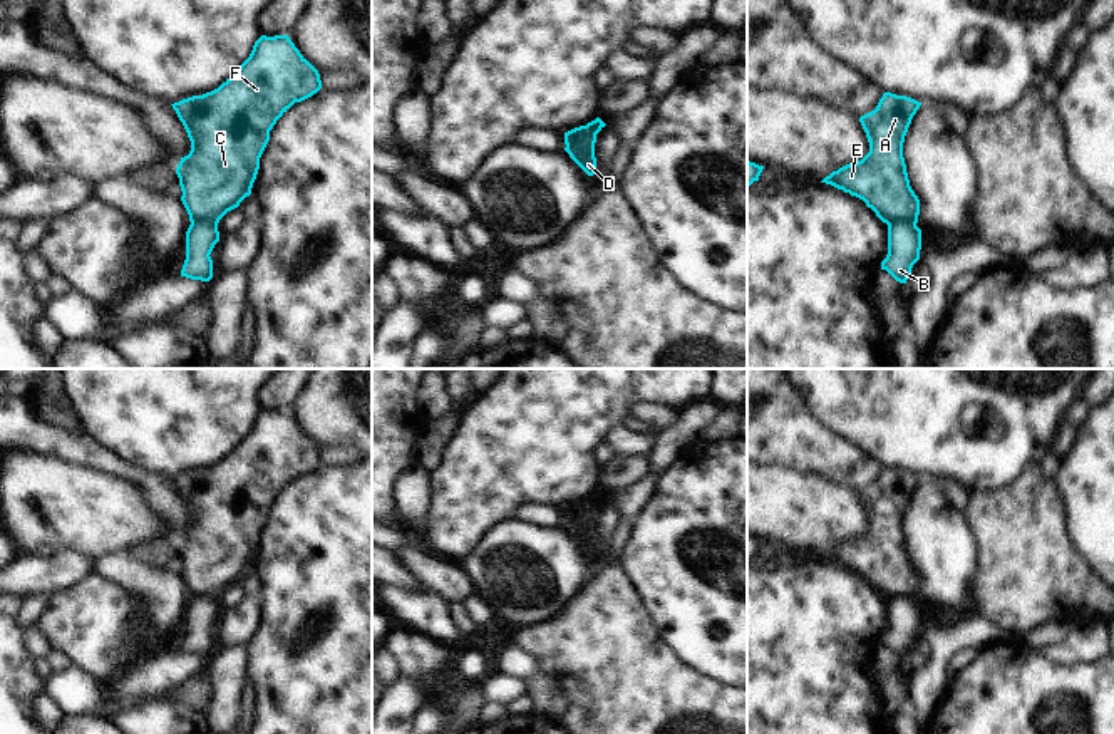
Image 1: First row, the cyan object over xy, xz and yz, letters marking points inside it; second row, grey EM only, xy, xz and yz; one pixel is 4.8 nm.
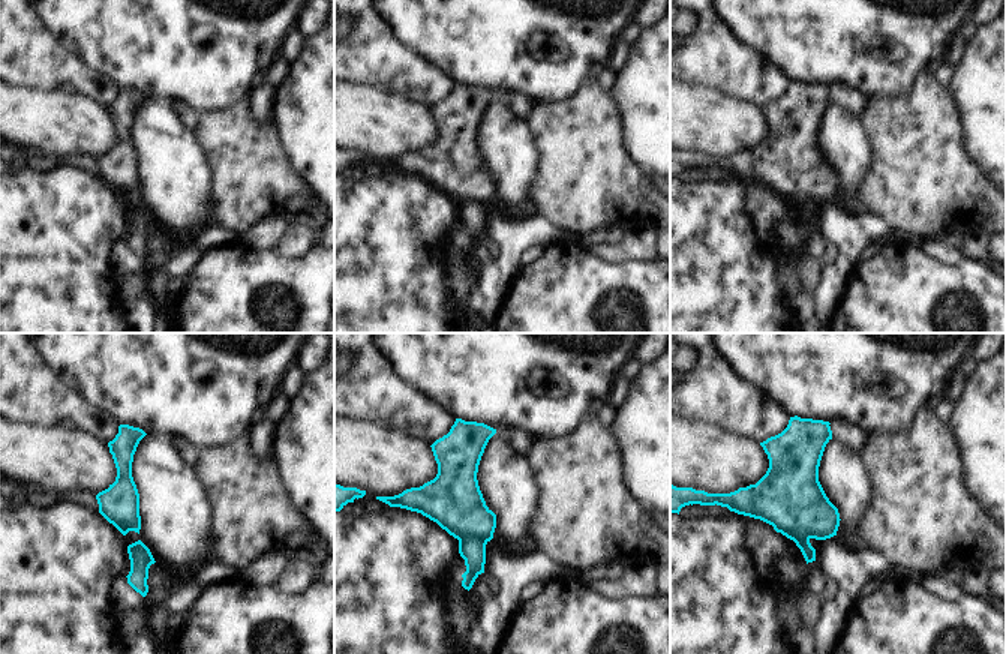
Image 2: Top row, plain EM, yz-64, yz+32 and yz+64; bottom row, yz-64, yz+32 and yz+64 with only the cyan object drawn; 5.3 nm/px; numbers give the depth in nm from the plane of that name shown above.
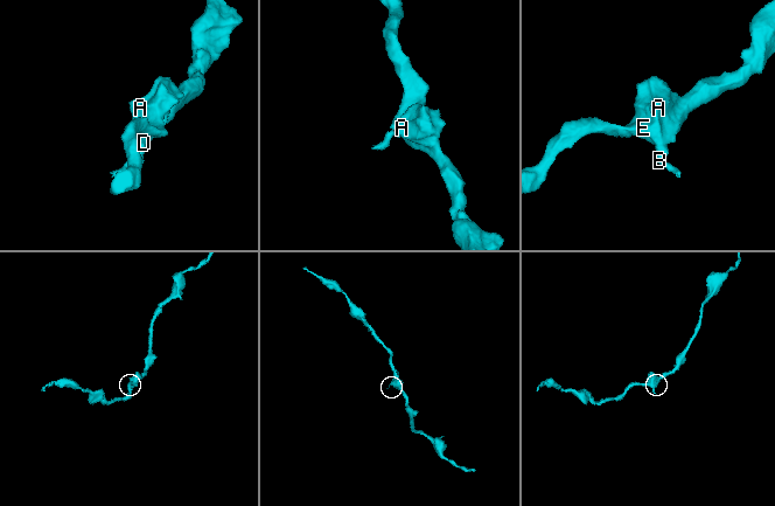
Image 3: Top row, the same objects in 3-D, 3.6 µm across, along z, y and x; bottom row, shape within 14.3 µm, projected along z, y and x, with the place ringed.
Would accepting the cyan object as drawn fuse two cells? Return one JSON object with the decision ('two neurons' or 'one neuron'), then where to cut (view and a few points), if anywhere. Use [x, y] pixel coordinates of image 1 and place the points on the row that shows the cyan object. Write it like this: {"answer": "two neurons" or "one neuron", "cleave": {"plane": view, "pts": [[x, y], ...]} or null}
{"answer": "two neurons", "cleave": {"plane": "yz", "pts": [[915, 223], [893, 220], [888, 225]]}}

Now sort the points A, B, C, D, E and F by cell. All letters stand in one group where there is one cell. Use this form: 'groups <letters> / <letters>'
groups A C D E F / B

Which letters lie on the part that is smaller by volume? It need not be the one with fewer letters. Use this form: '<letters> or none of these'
B

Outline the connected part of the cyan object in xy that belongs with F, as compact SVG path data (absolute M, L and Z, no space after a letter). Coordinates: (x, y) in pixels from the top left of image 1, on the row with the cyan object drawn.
M261 35L250 57L218 89L171 104L191 141L191 151L181 158L176 174L181 201L189 221L219 220L251 194L260 158L276 121L295 104L322 89L318 70L300 54L288 35Z

